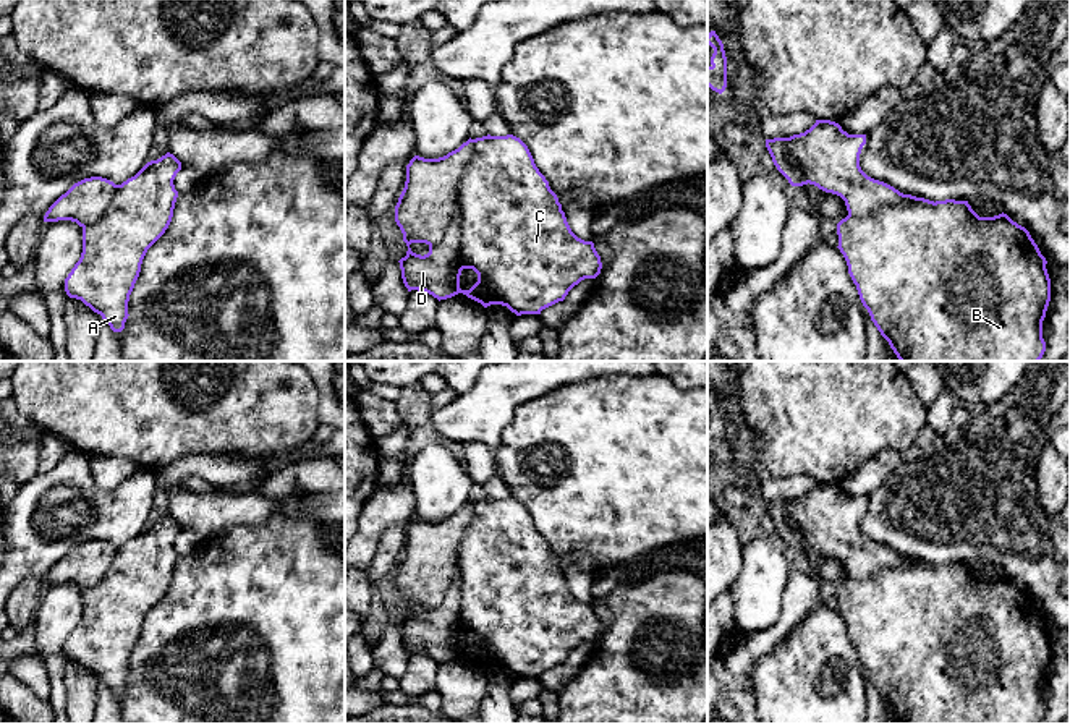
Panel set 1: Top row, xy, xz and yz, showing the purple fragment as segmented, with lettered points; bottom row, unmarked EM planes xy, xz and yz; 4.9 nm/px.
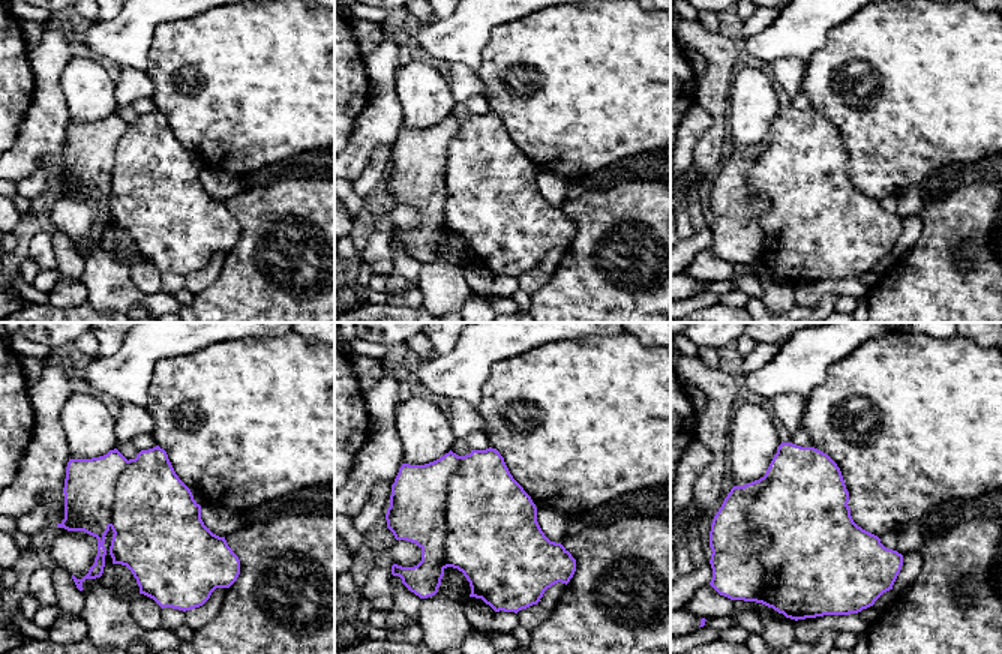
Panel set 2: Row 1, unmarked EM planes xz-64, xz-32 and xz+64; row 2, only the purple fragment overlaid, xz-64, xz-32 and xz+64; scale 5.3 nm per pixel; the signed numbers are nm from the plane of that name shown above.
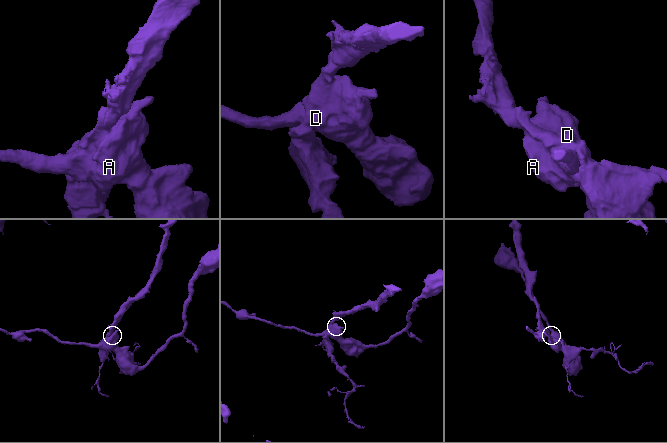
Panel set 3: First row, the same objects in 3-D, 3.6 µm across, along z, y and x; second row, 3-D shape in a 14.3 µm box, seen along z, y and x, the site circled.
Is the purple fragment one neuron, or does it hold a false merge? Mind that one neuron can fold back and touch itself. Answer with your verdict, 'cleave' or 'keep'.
cleave

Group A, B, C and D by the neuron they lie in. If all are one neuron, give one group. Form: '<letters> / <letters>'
A B C / D

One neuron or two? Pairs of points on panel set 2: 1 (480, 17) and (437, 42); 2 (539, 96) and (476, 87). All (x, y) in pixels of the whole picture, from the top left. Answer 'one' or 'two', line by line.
1: one
2: two

